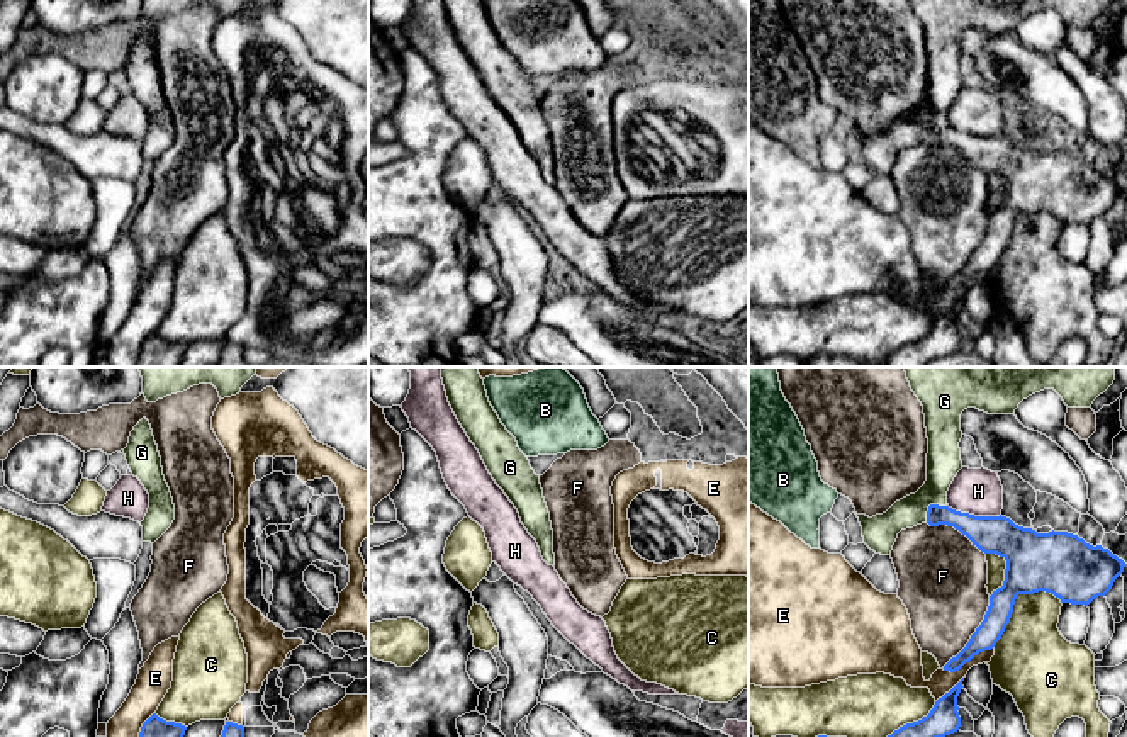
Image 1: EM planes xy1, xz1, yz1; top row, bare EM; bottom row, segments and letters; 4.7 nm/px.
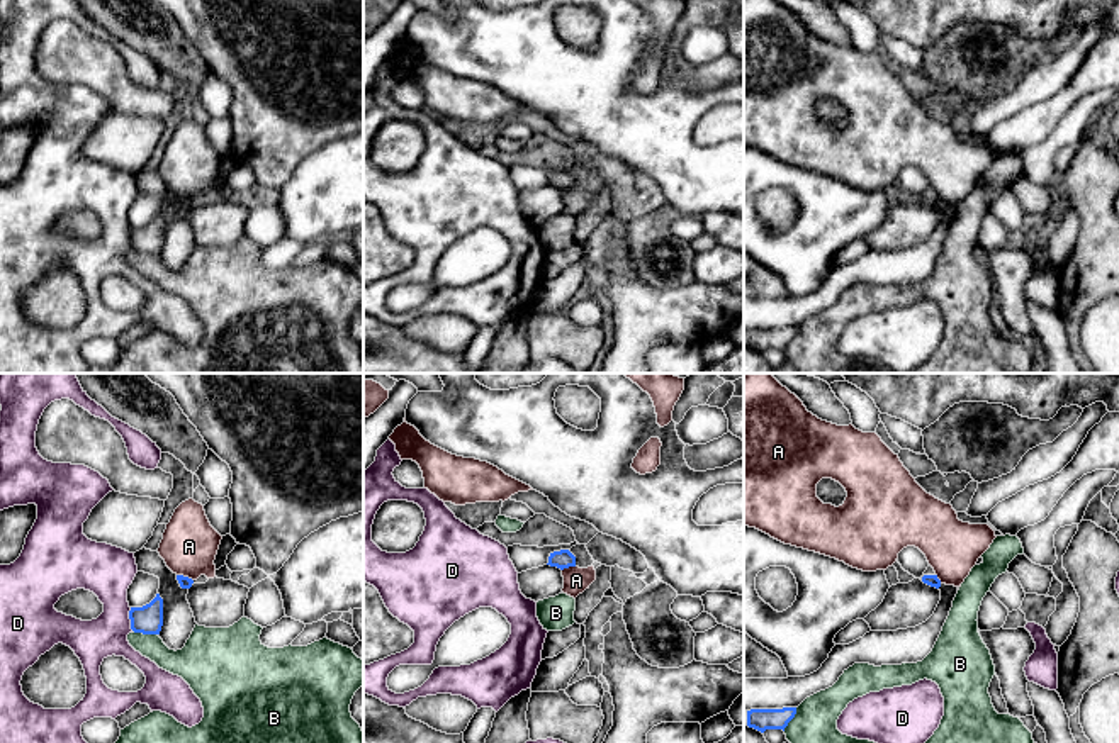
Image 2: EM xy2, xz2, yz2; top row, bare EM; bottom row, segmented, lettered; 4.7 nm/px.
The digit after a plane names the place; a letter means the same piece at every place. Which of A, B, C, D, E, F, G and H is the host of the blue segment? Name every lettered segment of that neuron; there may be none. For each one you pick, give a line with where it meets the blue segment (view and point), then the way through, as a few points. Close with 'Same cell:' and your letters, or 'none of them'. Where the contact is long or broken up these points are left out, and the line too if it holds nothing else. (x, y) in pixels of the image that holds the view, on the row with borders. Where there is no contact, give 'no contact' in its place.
G: contact yz1 (930, 505); way yz1 (976, 528), (939, 513), (930, 505), (944, 461)
Same cell: G

